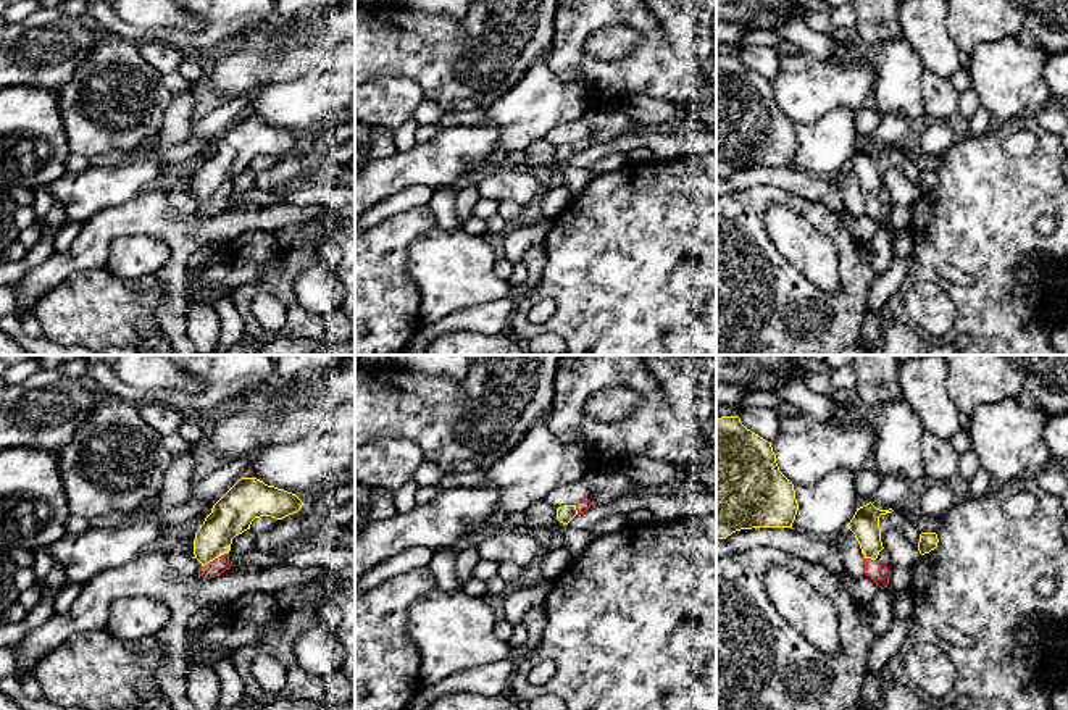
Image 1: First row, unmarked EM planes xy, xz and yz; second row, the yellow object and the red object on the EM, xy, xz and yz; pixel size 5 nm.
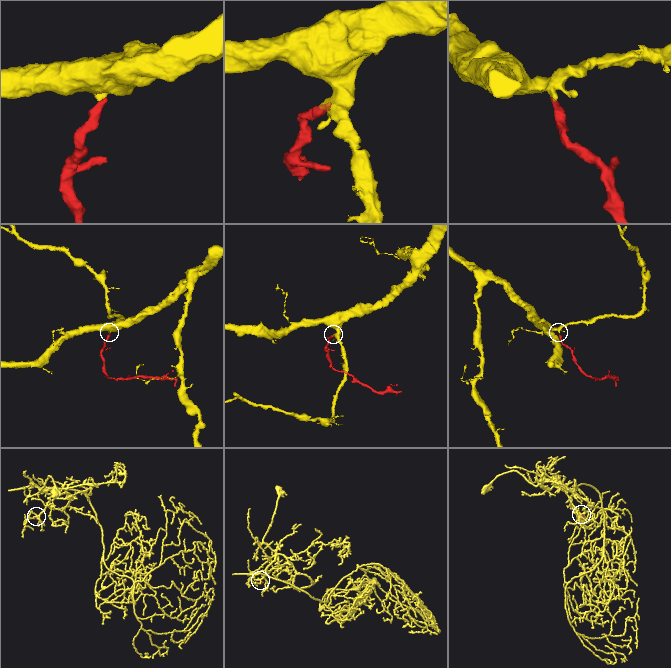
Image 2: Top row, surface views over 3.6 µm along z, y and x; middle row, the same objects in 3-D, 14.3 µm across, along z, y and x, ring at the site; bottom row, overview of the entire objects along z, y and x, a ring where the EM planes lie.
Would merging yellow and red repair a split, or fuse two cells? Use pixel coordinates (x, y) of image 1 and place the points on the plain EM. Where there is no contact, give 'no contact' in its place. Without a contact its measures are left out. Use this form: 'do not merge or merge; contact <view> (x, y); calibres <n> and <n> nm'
merge; contact xy (213, 197); calibres 200 and 80 nm

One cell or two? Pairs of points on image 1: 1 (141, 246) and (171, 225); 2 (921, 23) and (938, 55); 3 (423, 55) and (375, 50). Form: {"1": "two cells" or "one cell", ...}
{"1": "two cells", "2": "one cell", "3": "one cell"}

